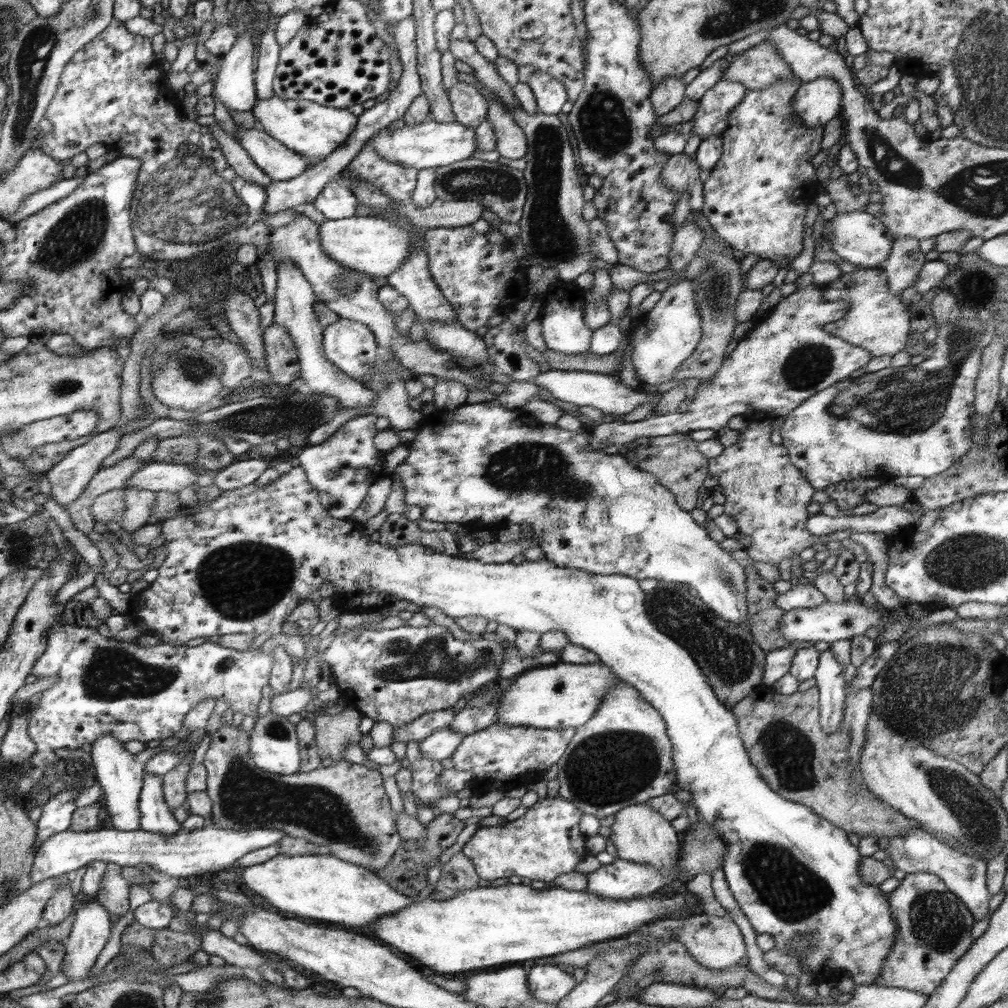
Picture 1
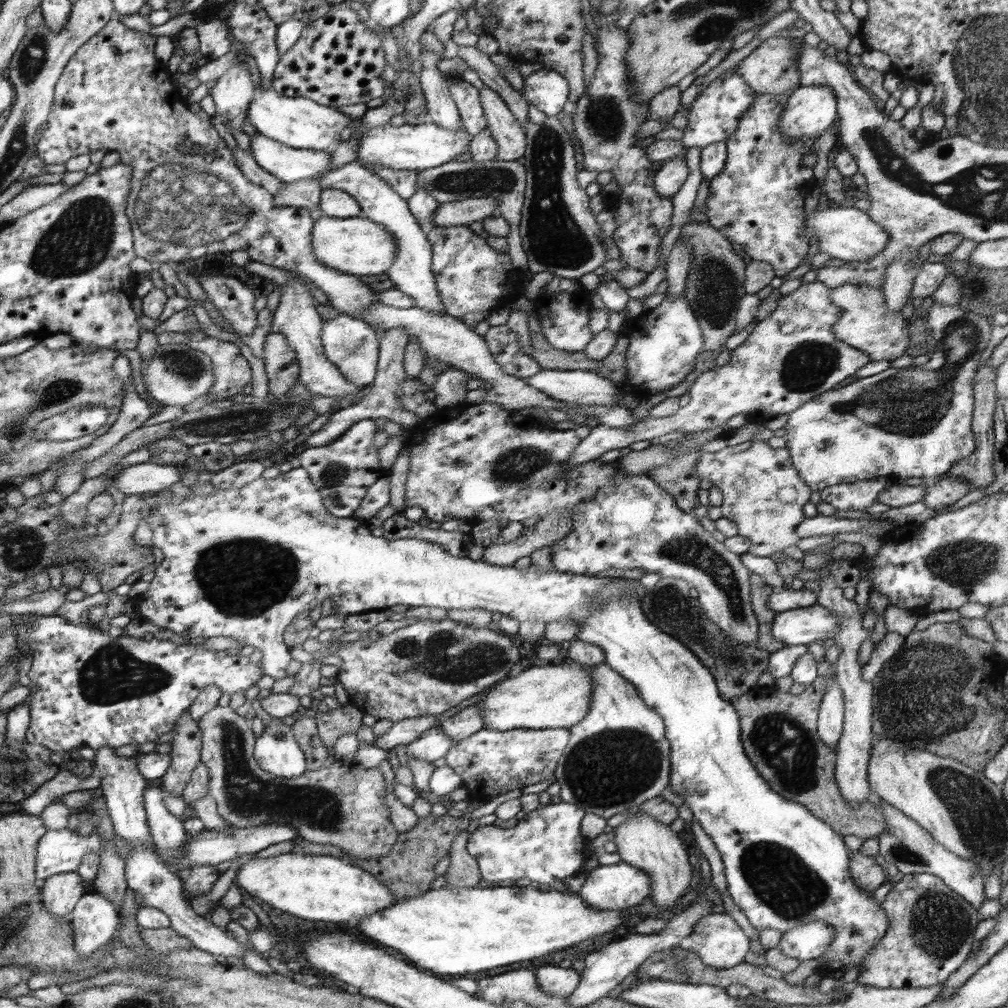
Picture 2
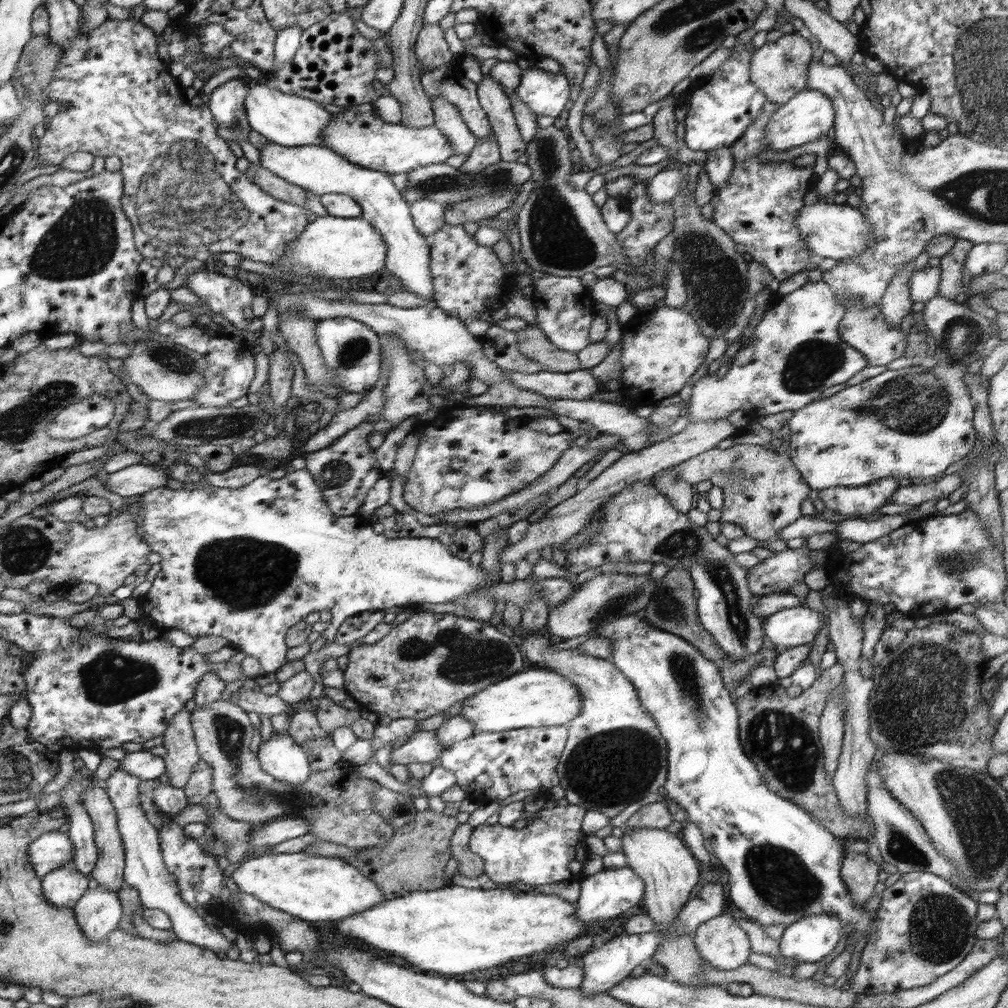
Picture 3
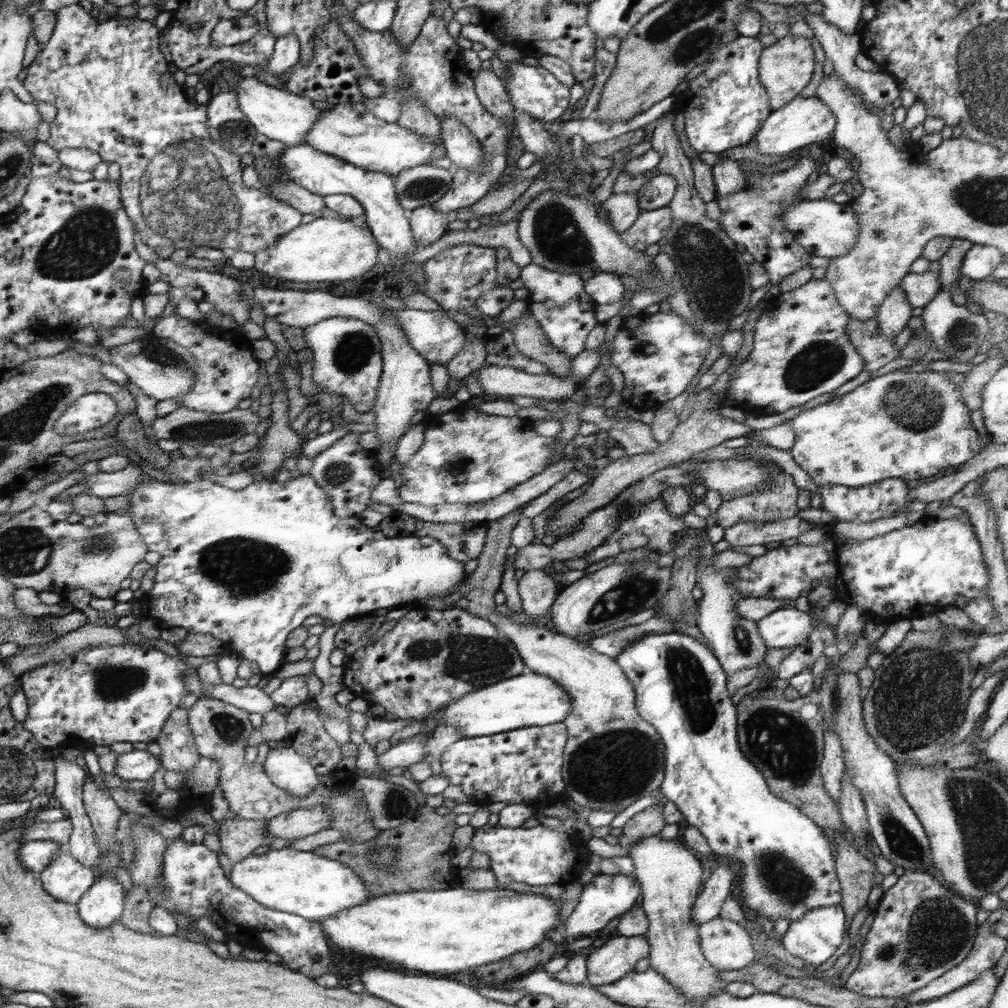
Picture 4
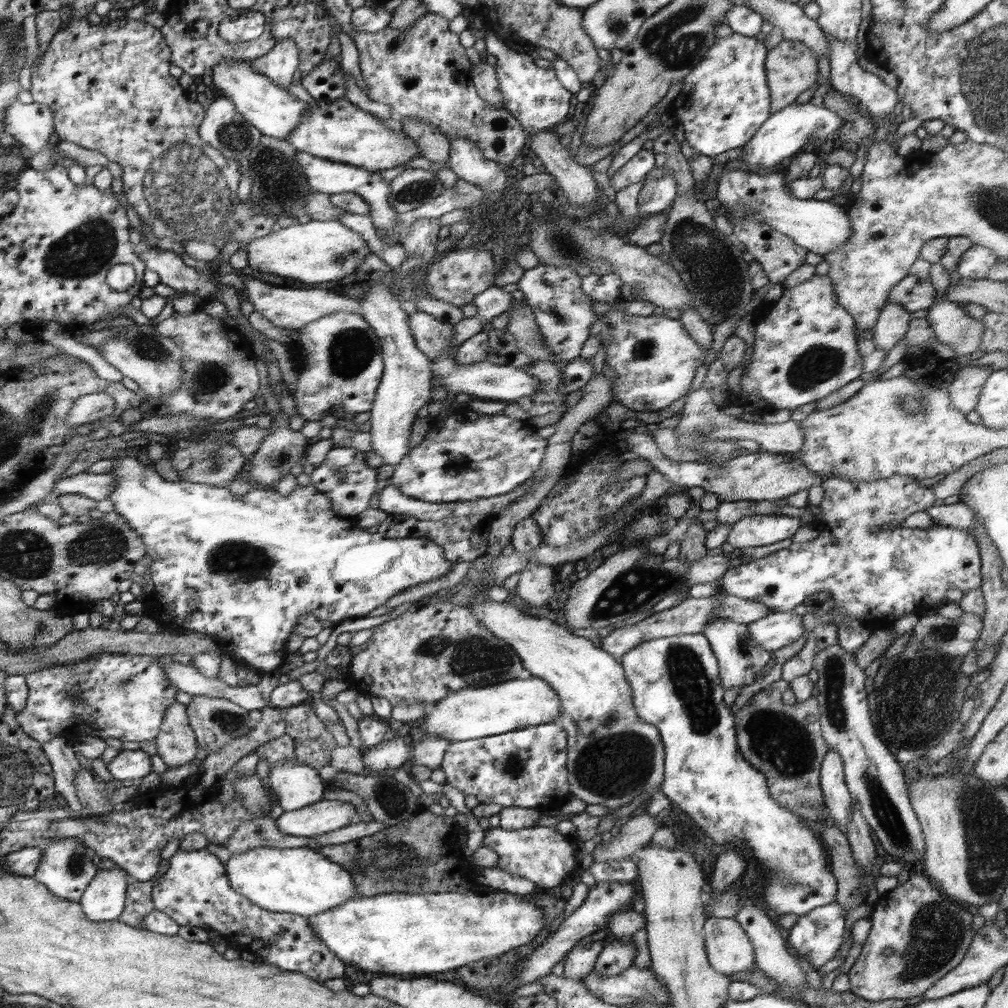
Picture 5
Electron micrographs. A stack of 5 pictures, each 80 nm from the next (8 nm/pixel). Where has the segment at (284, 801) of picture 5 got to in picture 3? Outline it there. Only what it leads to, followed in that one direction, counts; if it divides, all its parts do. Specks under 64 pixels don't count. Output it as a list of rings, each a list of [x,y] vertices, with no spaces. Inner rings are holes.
[[[287,732],[272,734],[272,738],[270,738],[268,742],[260,744],[257,759],[260,760],[261,766],[268,774],[271,774],[282,782],[289,782],[293,785],[304,782],[310,774],[310,771],[312,771],[310,768],[309,757],[304,753],[304,750],[294,742],[292,736]]]

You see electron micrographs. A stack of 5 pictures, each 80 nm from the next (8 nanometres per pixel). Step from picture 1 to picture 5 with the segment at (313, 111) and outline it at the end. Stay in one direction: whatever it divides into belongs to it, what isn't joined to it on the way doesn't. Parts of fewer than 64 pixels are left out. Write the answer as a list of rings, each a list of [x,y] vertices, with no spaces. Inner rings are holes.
[[[223,60],[212,68],[212,80],[215,88],[224,97],[234,102],[238,112],[246,121],[252,123],[263,135],[280,140],[287,140],[291,136],[307,112],[309,105],[286,89],[273,83],[266,75],[258,74],[249,62],[243,60]]]

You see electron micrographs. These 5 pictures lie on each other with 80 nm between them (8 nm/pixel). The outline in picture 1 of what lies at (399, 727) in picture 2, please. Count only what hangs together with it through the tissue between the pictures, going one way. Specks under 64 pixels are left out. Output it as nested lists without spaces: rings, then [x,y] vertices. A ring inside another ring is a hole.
[[[452,708],[438,710],[438,712],[428,712],[408,723],[408,725],[394,730],[392,742],[407,743],[416,740],[416,742],[420,743],[422,740],[432,736],[437,730],[450,727],[454,717],[456,717],[456,712]]]

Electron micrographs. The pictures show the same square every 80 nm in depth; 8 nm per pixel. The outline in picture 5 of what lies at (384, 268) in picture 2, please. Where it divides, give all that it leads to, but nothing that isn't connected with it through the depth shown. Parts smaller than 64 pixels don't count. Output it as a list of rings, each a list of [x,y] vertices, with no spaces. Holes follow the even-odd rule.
[[[311,220],[307,224],[294,221],[288,229],[252,240],[241,247],[240,251],[248,253],[250,268],[280,277],[298,278],[306,284],[314,282],[334,282],[350,275],[356,275],[358,267],[370,254],[367,243],[361,235],[338,222],[320,222]]]

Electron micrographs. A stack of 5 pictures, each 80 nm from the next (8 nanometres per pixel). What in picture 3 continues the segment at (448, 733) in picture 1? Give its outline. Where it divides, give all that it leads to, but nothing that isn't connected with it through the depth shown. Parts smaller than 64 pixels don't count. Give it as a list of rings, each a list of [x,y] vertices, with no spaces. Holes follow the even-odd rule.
[[[419,731],[390,754],[391,764],[433,763],[445,748],[438,742],[435,731]]]

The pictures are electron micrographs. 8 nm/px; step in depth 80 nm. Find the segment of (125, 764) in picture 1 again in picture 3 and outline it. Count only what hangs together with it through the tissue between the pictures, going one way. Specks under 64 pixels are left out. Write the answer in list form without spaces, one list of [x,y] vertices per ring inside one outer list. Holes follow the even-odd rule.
[[[119,764],[106,782],[105,789],[114,804],[114,811],[118,817],[118,830],[125,850],[124,882],[138,890],[140,902],[144,907],[160,909],[169,915],[172,920],[170,932],[180,940],[207,948],[218,955],[226,955],[226,951],[232,948],[234,941],[227,939],[218,926],[207,924],[200,910],[182,900],[176,879],[166,868],[160,850],[158,829],[150,824],[150,820],[140,807],[142,793],[138,791],[138,786],[140,786],[141,778],[121,769]]]

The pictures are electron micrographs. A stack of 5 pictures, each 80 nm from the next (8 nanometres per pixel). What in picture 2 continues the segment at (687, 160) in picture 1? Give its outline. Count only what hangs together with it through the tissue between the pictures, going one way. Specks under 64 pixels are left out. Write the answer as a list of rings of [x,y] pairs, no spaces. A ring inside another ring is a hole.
[[[672,157],[654,173],[654,190],[662,198],[672,198],[688,178],[689,168],[683,158]]]

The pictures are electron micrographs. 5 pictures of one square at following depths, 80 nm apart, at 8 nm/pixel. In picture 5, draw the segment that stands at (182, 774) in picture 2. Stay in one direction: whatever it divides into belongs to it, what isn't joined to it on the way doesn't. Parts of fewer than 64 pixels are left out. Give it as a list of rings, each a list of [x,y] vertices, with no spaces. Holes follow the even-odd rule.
[[[177,701],[166,711],[161,733],[154,739],[158,756],[169,765],[178,768],[198,757],[198,742],[189,724],[188,707]]]

